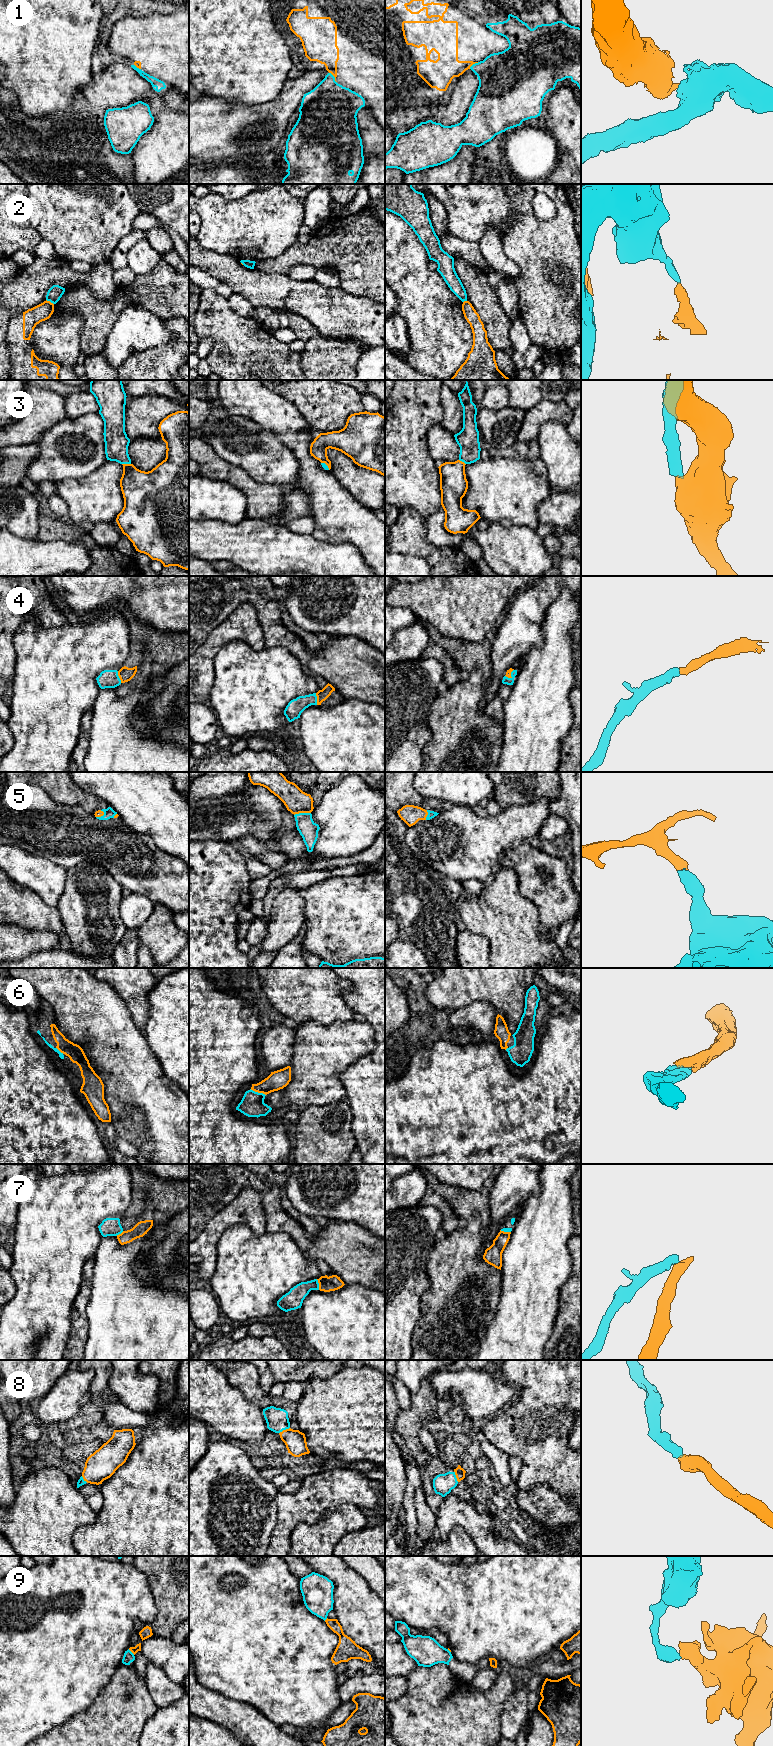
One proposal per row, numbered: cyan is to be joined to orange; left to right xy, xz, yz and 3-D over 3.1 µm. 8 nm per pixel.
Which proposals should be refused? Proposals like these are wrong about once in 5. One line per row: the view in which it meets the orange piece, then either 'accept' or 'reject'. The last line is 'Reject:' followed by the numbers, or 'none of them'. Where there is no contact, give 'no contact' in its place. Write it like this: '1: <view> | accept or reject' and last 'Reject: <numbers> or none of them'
1: xz | reject
2: xy | reject
3: xy | accept
4: xy | accept
5: xz | accept
6: xz | accept
7: xz | reject
8: xz | accept
9: xy | reject
Reject: 1, 2, 7, 9

